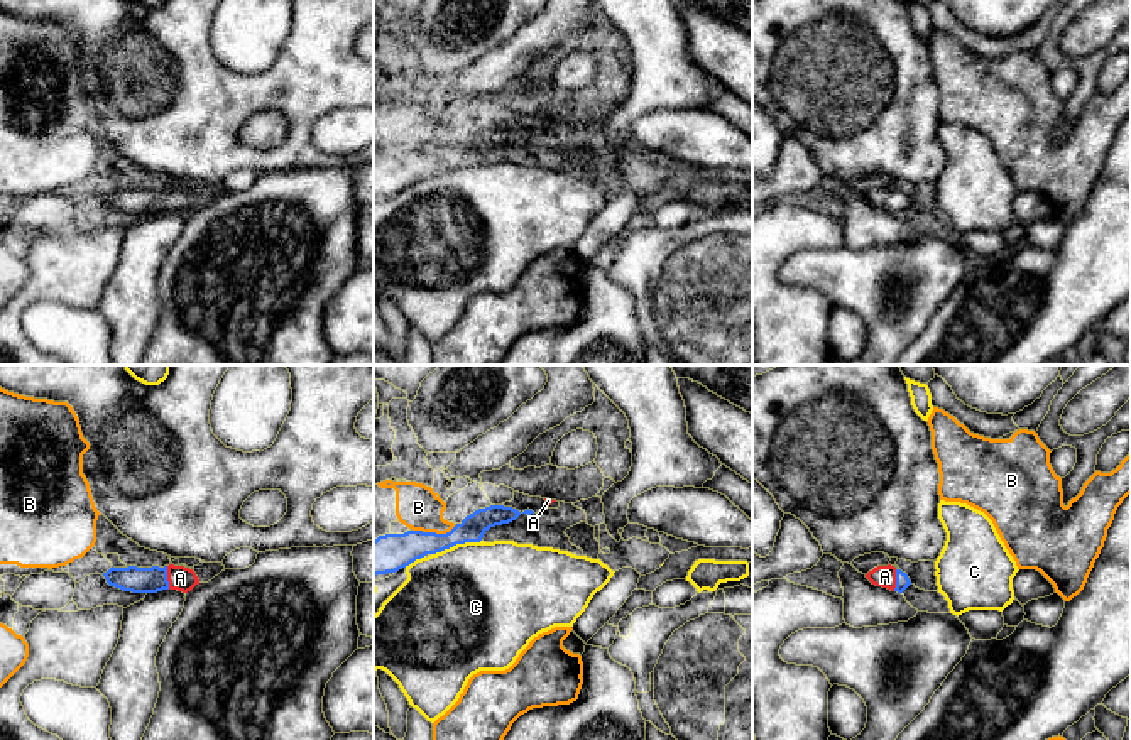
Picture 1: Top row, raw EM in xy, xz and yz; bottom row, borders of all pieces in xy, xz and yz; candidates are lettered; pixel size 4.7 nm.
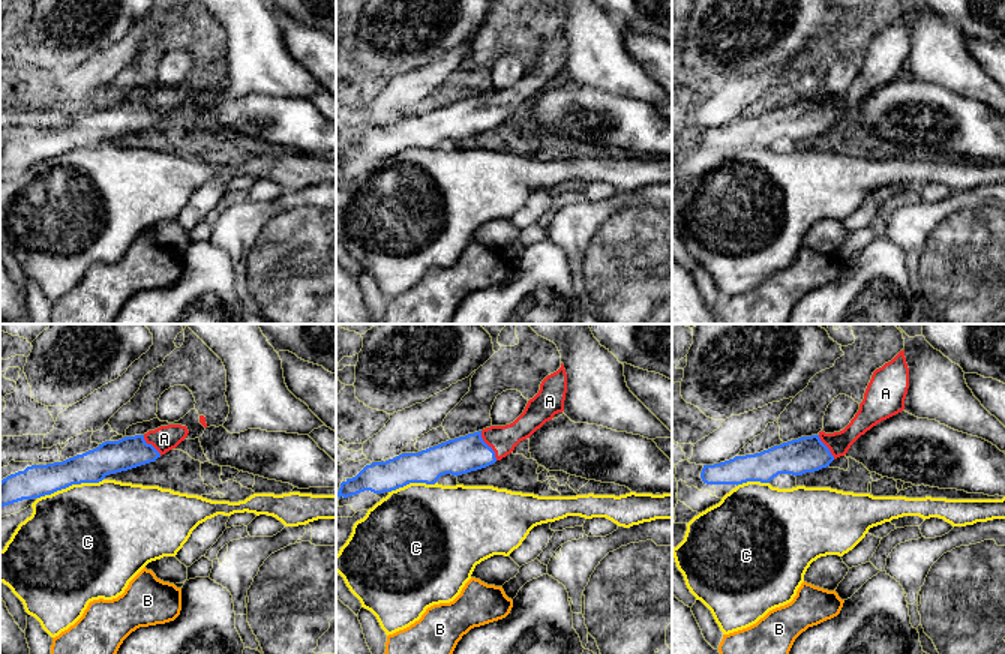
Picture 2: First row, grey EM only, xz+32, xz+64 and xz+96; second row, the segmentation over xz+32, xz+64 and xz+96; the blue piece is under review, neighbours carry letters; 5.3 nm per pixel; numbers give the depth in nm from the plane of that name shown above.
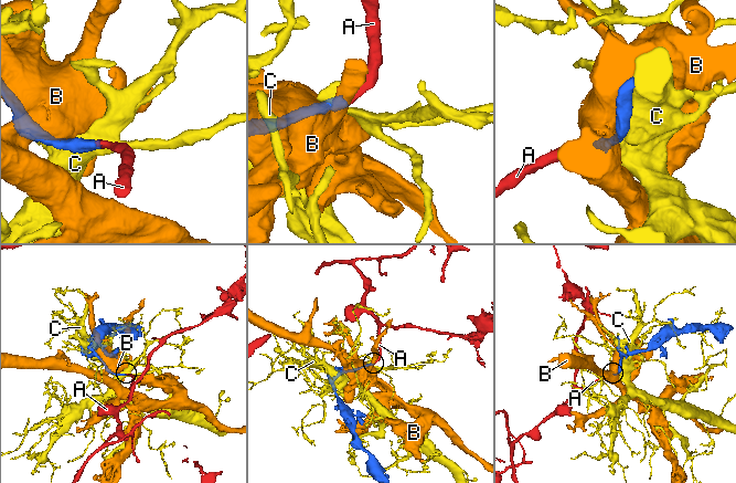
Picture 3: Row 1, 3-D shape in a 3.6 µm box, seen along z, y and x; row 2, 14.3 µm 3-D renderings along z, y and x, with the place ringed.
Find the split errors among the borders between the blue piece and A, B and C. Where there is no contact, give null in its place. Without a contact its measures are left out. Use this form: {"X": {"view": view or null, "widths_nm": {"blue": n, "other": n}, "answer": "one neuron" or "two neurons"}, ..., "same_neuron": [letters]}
{"A": {"view": "xy", "widths_nm": {"blue": 130, "other": 120}, "answer": "one neuron"}, "B": {"view": "xz", "widths_nm": {"blue": 180, "other": 200}, "answer": "two neurons"}, "C": {"view": "xz", "widths_nm": {"blue": 150, "other": 480}, "answer": "two neurons"}, "same_neuron": ["A"]}

